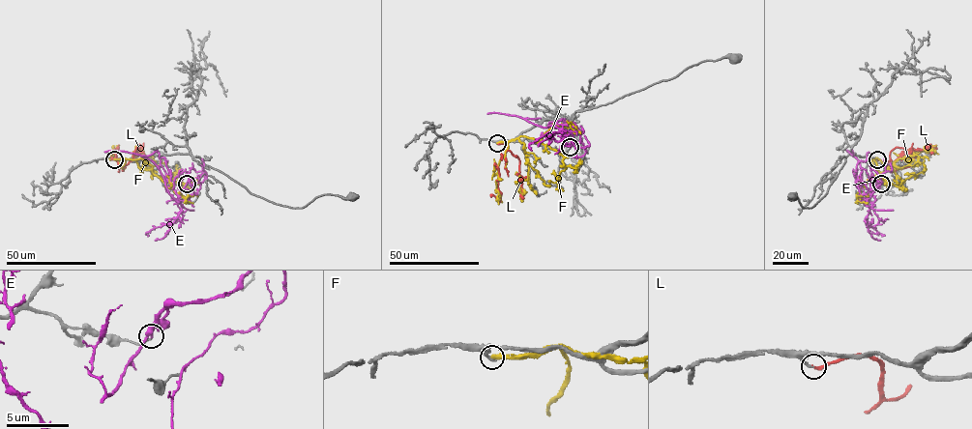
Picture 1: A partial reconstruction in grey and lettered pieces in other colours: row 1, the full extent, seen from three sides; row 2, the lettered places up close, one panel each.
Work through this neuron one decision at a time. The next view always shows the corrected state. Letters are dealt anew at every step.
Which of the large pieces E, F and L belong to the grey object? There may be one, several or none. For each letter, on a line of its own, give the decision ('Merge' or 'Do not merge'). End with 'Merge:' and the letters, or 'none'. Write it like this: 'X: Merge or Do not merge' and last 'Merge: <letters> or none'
E: Do not merge
F: Do not merge
L: Merge
Merge: L

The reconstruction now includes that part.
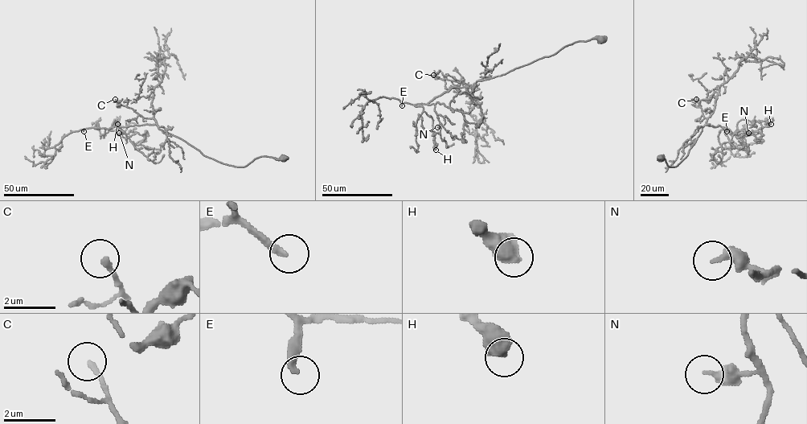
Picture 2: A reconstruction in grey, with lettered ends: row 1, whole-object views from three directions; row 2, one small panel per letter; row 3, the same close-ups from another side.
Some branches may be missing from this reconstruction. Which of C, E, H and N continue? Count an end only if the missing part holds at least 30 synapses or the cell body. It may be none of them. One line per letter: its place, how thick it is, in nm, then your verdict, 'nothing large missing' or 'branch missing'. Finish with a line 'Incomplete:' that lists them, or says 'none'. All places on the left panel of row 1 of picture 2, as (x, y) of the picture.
C: at (115, 99); 200 nm thick; nothing large missing
E: at (83, 131); 240 nm thick; branch missing
H: at (117, 124); 700 nm thick; nothing large missing
N: at (119, 133); 360 nm thick; nothing large missing
Incomplete: E

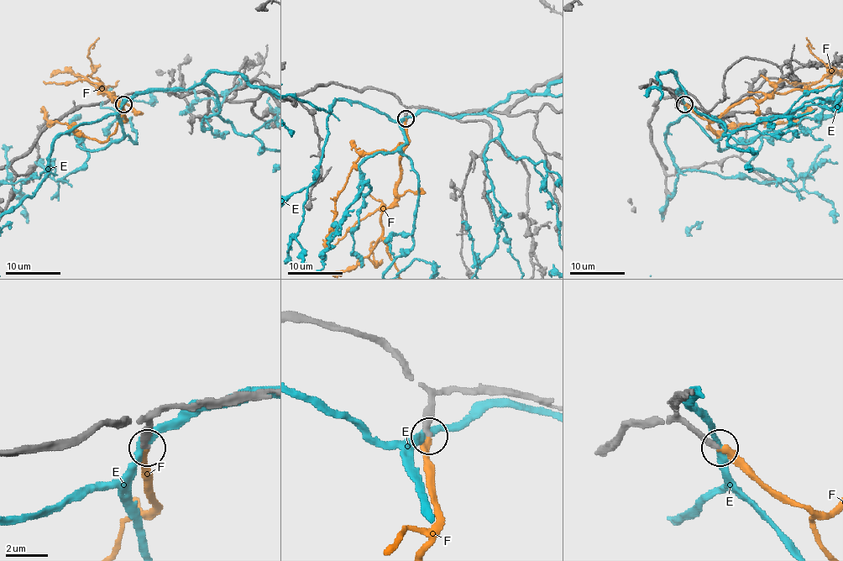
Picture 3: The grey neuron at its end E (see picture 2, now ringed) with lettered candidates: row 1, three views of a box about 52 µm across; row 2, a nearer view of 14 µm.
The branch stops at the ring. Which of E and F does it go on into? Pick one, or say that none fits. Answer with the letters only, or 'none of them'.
F

